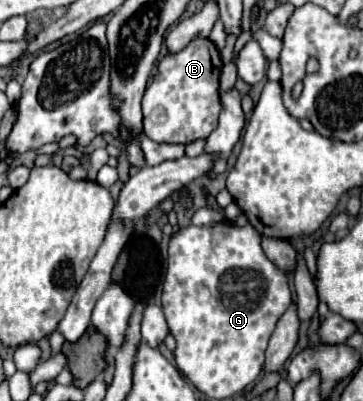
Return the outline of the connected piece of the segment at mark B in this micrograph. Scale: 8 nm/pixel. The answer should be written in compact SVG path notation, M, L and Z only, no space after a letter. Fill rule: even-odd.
M193 39L183 51L171 55L167 53L159 65L157 75L153 77L151 85L143 97L143 131L149 139L157 143L191 143L199 137L207 137L217 127L217 117L221 111L219 101L219 75L221 75L221 55L217 47L209 39Z

